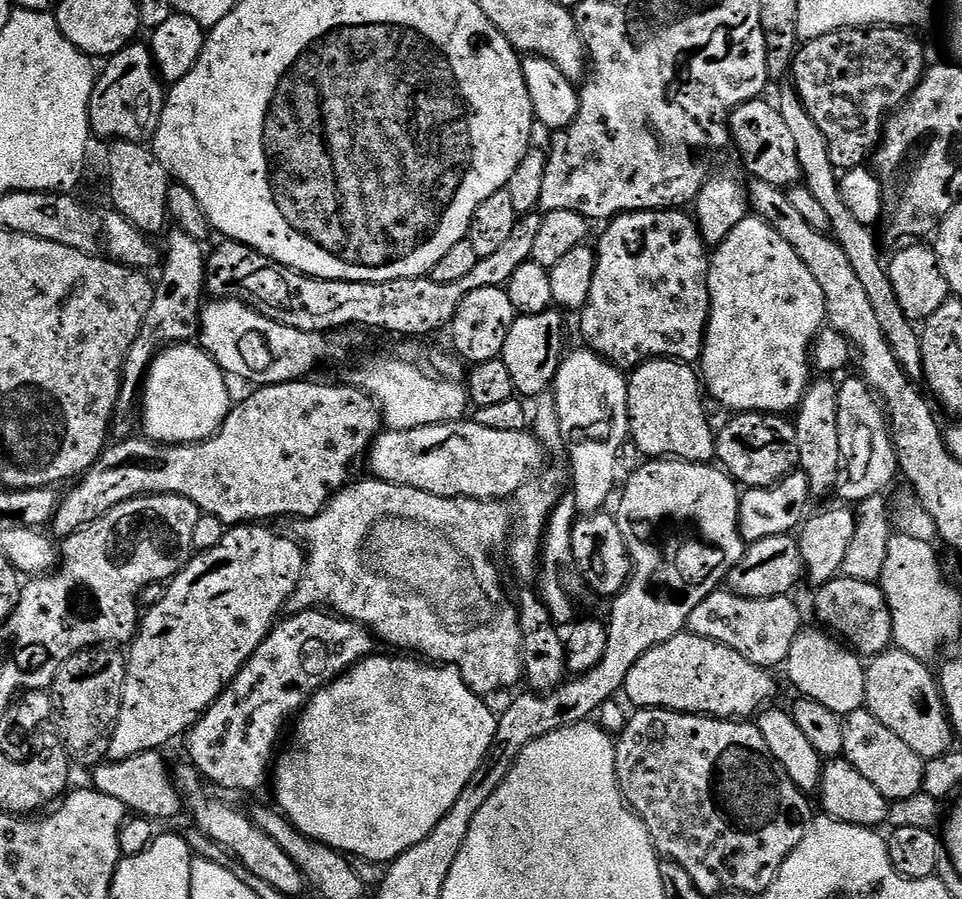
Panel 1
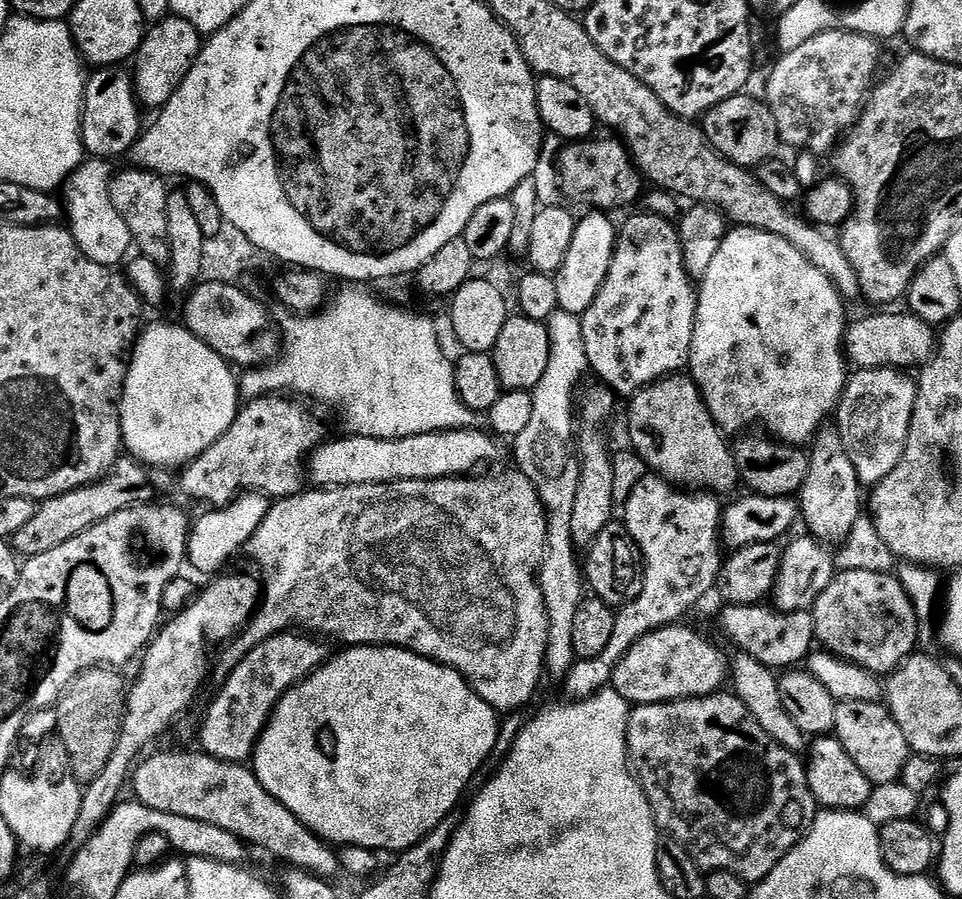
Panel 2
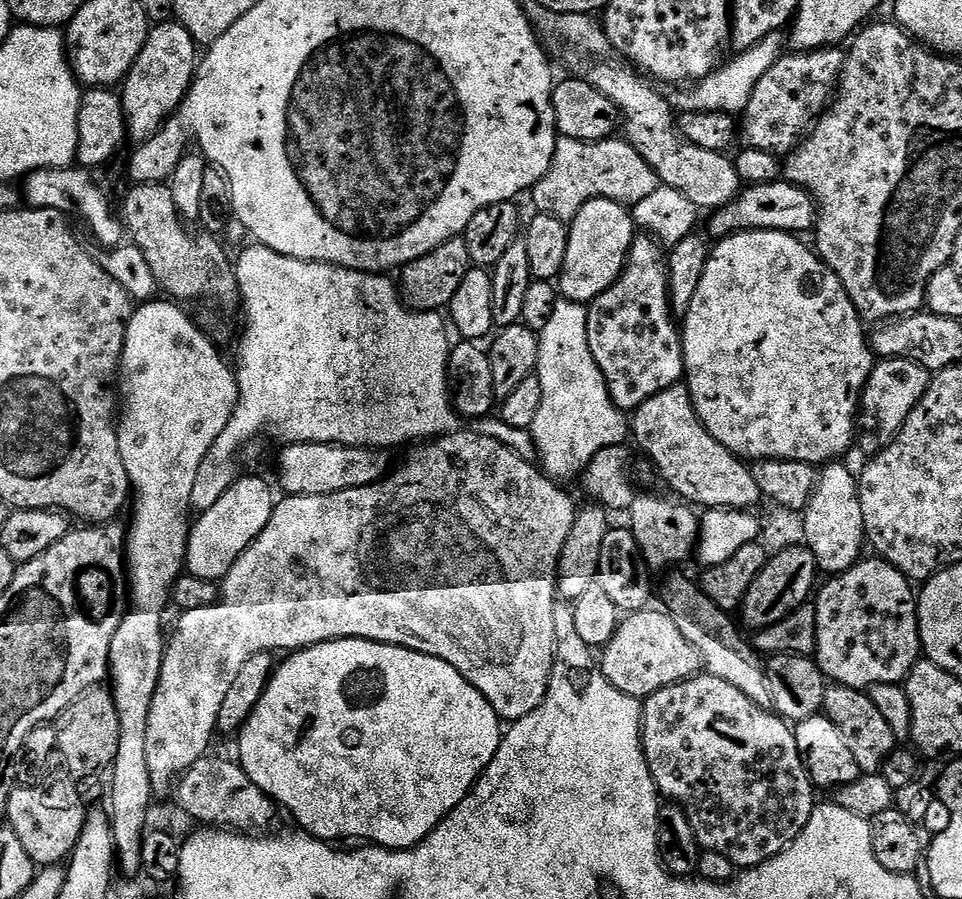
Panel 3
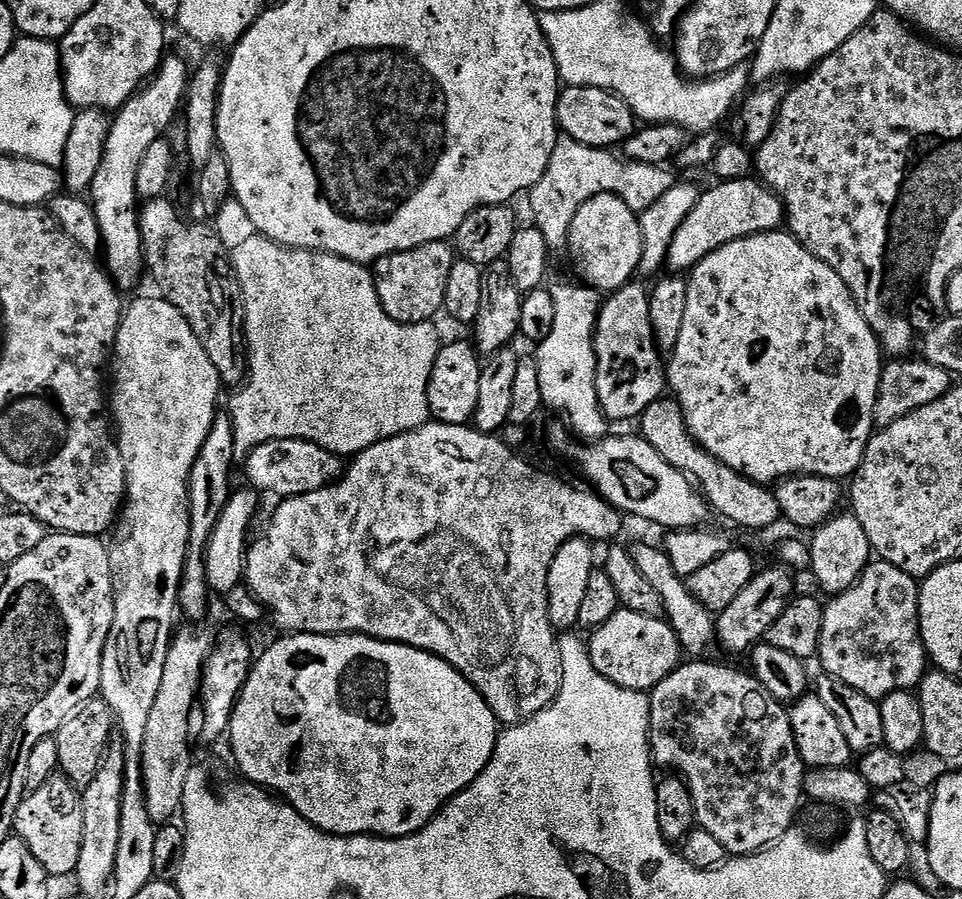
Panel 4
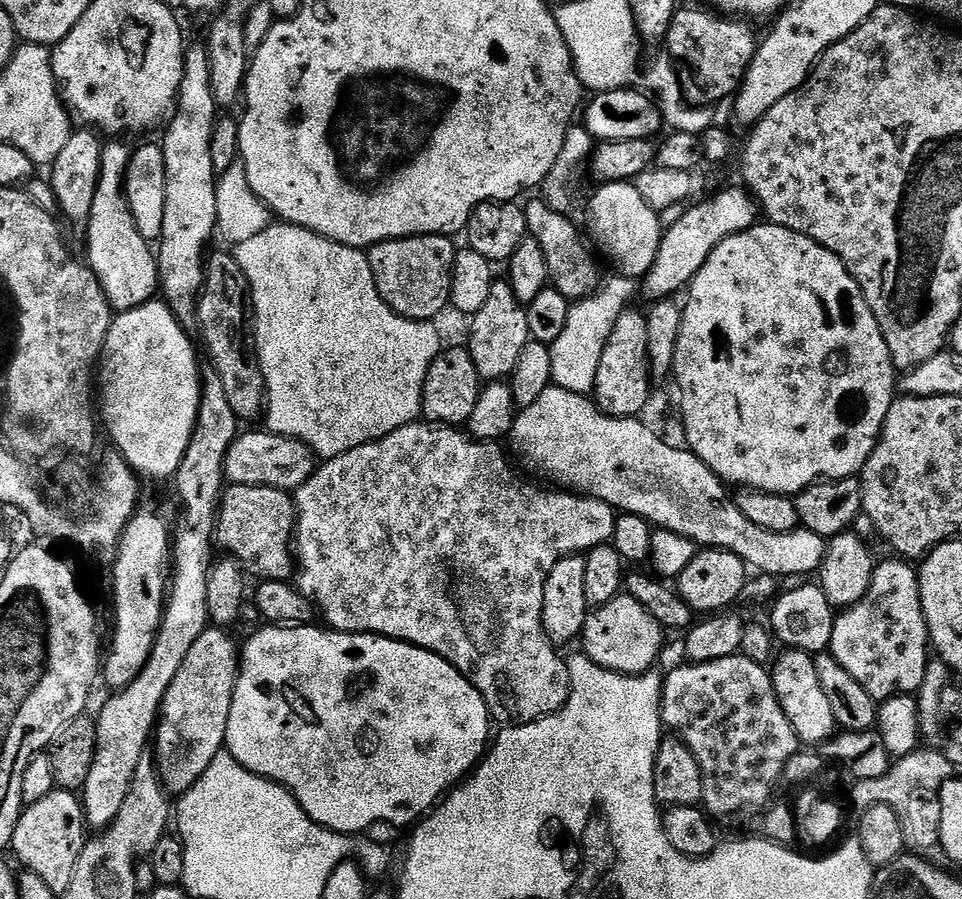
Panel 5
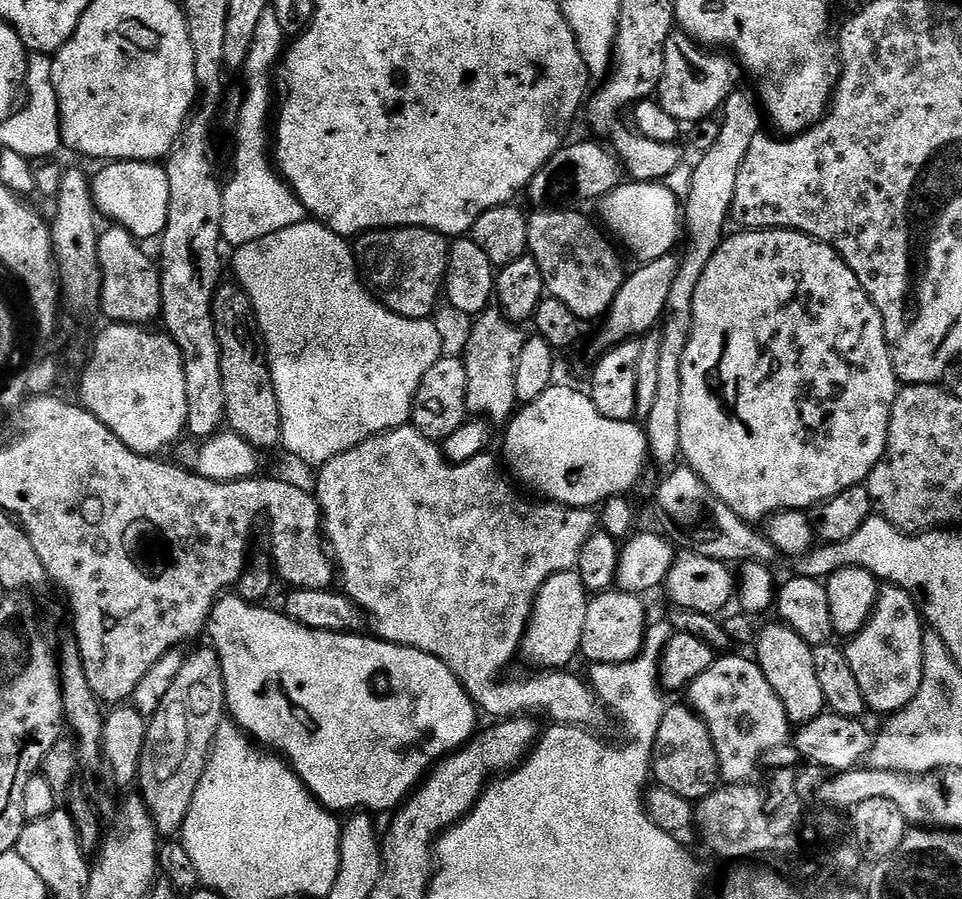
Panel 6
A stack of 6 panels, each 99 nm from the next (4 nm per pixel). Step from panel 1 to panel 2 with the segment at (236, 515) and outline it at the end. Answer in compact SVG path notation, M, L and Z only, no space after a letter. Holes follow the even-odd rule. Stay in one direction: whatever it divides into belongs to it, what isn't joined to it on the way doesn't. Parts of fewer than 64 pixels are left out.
M288 394L260 396L257 400L247 401L222 438L218 438L218 442L214 442L214 446L207 448L198 458L184 465L179 473L181 490L192 500L205 500L212 508L225 508L246 492L257 492L273 501L301 495L306 488L306 461L313 450L326 440L323 422L307 406L307 403ZM121 455L104 479L43 501L37 507L34 518L30 518L30 522L26 522L26 526L22 526L18 534L10 537L10 543L24 558L46 554L46 550L54 550L54 546L62 546L62 542L78 538L82 530L90 530L90 526L110 518L110 514L118 514L118 510L149 503L153 499L152 476L153 469L148 465L140 463L133 456Z

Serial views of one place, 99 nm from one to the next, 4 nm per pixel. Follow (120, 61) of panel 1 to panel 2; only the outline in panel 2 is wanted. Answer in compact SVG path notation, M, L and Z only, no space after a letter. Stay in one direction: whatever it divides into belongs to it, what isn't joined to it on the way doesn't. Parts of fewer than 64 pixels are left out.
M127 67L102 68L87 77L84 85L84 111L80 114L80 137L84 151L97 160L115 161L115 156L127 157L142 135L141 105L136 99L136 86Z

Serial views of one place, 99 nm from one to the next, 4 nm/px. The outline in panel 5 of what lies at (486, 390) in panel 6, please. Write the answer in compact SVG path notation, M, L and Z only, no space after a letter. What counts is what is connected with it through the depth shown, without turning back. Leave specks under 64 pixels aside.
M493 279L490 298L486 298L482 310L478 310L476 315L471 317L472 329L469 330L466 341L468 353L470 358L474 358L474 366L481 381L504 382L511 377L514 366L518 366L518 354L522 354L522 350L530 342L527 313L527 307L518 302L507 279Z

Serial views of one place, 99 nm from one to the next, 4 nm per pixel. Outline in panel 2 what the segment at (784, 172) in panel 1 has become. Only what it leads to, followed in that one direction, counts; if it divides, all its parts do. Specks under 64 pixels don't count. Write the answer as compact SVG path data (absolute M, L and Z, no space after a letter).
M748 95L731 96L718 102L718 106L704 113L702 127L705 138L710 146L714 146L714 150L718 150L718 154L722 154L734 166L756 170L780 152L782 141L776 130L776 119L767 103L761 97L759 100L756 96Z

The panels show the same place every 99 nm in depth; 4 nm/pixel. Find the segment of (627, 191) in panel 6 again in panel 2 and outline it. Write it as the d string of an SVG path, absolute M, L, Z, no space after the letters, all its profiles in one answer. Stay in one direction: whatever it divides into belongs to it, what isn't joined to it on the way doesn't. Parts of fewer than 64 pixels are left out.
M600 210L589 211L589 216L580 216L576 222L574 238L570 241L570 250L566 253L566 262L562 262L560 271L555 273L558 286L558 309L581 317L590 302L598 294L606 274L610 270L610 262L616 249L617 225L612 225L611 215Z

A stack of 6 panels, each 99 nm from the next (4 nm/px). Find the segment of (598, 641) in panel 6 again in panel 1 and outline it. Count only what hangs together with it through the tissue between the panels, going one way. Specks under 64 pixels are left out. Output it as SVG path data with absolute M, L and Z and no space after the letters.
M685 630L668 642L646 650L646 654L630 666L622 692L628 695L627 703L632 703L631 707L636 710L669 708L672 712L719 716L721 720L752 718L776 692L776 680L772 676L775 675L769 669L746 662L738 650L730 650L730 646L715 644Z

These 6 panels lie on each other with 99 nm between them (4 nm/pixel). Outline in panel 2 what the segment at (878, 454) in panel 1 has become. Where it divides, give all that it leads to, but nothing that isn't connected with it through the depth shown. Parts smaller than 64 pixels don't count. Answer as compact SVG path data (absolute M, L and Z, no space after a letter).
M862 368L849 375L834 413L834 426L842 434L842 446L854 462L861 485L882 482L902 460L916 401L917 381L908 376L907 371L898 368Z

